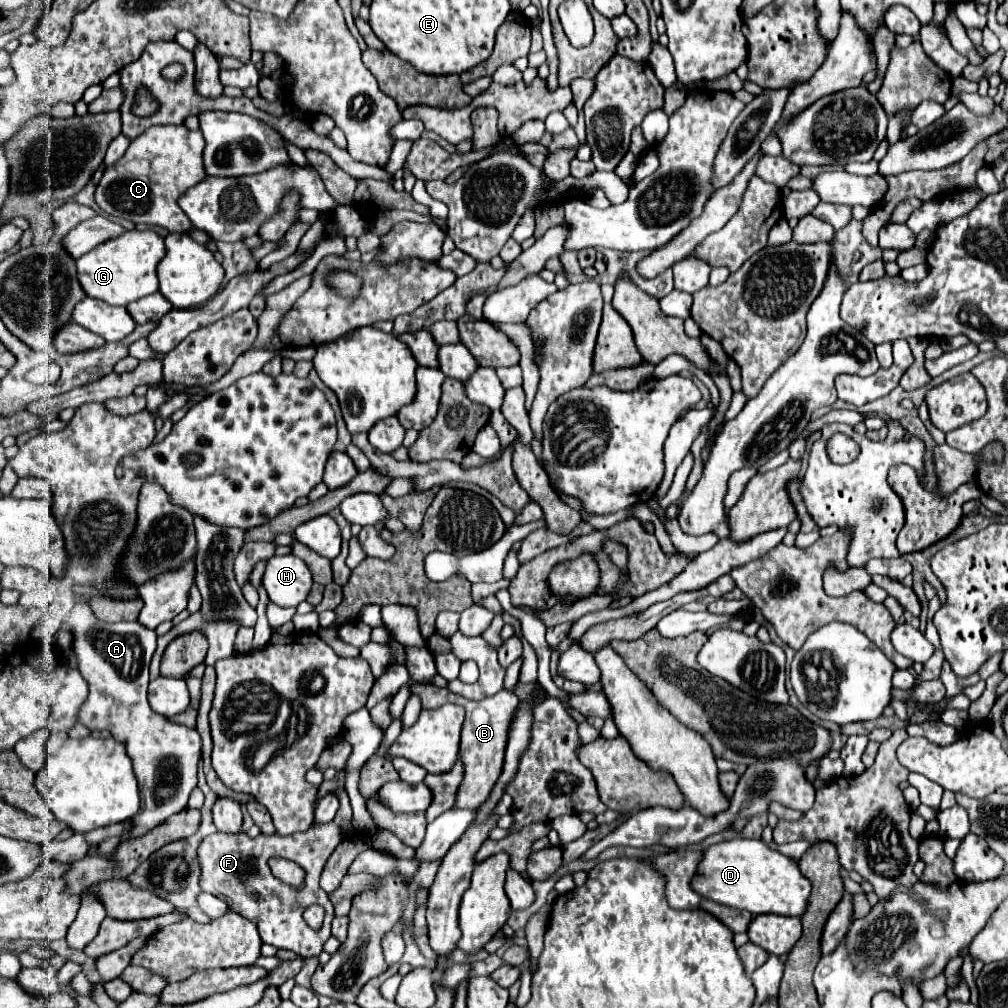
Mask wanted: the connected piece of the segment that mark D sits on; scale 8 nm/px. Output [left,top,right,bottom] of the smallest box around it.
[690,838,812,916]

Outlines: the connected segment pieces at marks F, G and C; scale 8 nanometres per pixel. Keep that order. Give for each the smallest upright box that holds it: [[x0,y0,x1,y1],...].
[[198,822,340,958],[76,230,164,306],[96,124,206,232]]

